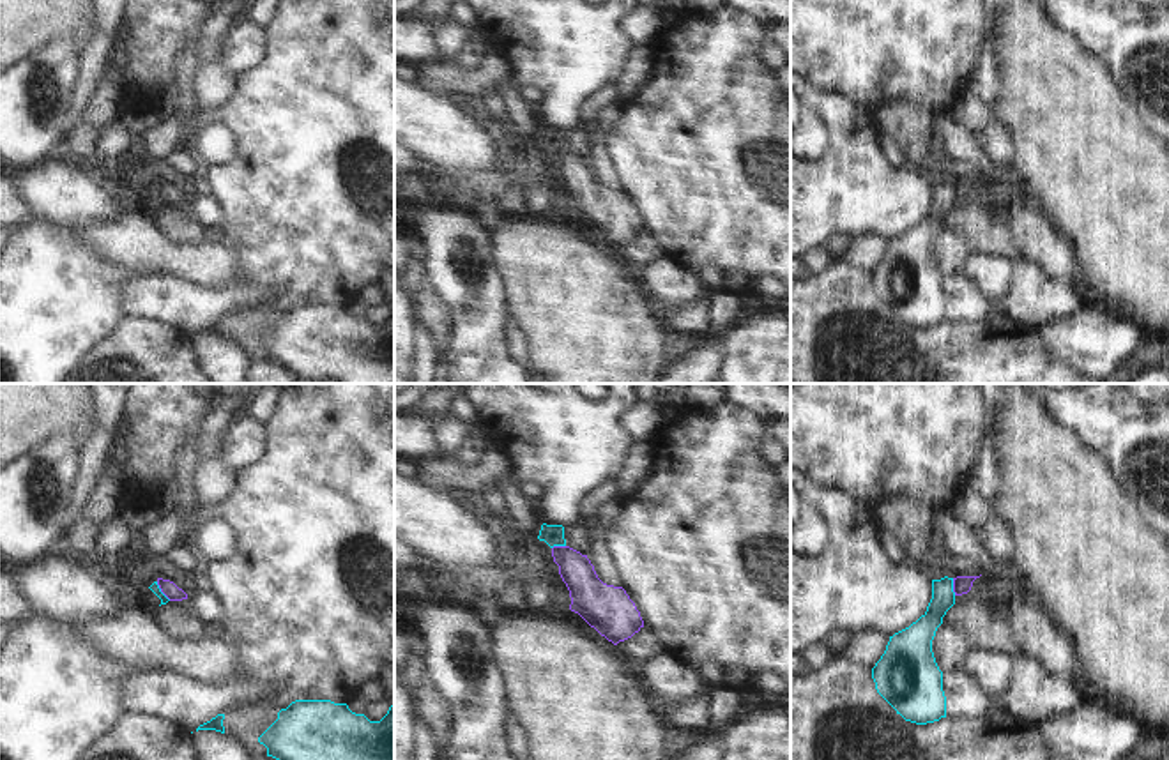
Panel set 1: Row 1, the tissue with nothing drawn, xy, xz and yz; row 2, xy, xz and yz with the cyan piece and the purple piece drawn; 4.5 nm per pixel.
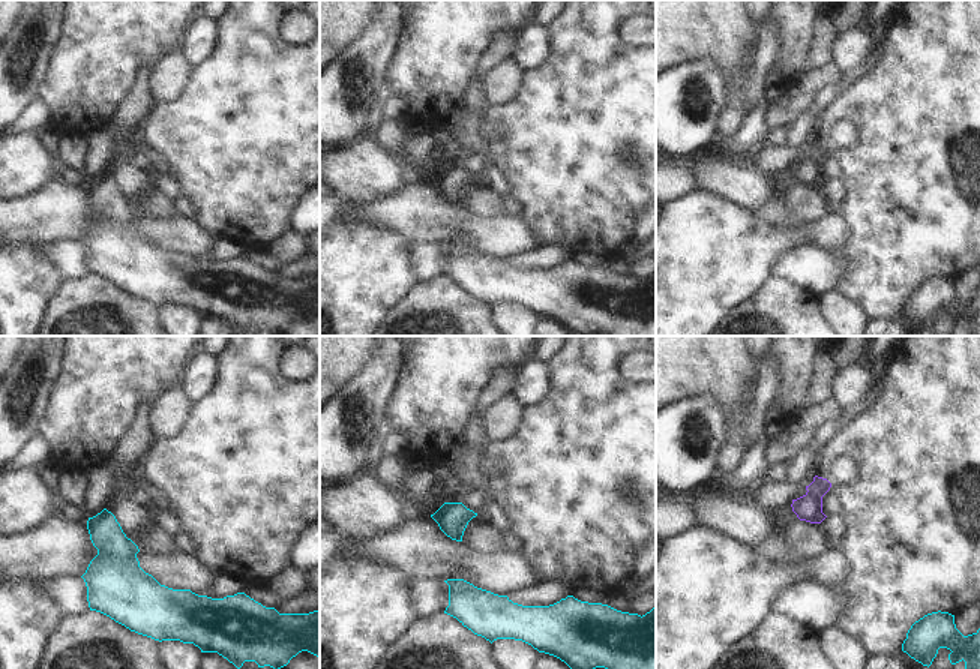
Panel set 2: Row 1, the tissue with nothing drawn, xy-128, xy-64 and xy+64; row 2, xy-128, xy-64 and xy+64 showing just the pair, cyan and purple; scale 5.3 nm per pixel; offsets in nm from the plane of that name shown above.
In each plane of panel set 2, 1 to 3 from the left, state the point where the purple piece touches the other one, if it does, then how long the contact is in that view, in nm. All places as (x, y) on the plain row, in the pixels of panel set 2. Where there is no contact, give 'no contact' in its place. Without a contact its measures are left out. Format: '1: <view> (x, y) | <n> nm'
1: no contact
2: no contact
3: no contact

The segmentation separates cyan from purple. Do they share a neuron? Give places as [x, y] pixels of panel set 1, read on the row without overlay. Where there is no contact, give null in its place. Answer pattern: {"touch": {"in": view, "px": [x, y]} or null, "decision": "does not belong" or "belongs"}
{"touch": {"in": "xy", "px": [160, 195]}, "decision": "belongs"}

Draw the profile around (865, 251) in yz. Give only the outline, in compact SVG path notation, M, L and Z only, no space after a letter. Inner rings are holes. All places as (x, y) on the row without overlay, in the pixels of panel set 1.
M875 233L854 237L842 262L854 269L874 272L886 255L890 242Z

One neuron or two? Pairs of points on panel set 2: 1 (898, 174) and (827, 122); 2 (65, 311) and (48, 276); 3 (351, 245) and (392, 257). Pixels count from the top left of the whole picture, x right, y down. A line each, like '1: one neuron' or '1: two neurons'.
1: one neuron
2: two neurons
3: one neuron

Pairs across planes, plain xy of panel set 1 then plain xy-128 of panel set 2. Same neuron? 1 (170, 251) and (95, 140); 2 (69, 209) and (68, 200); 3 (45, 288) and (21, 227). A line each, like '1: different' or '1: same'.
1: different
2: different
3: different

